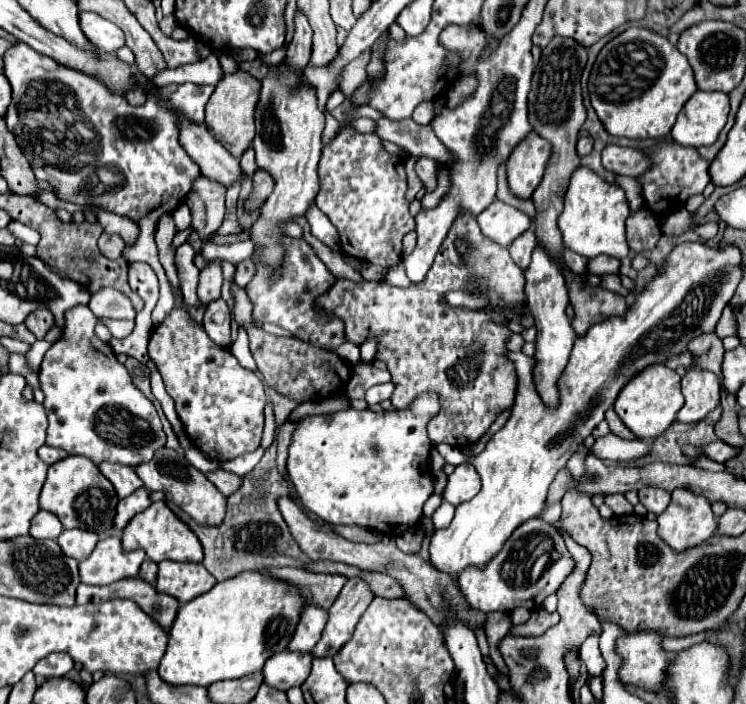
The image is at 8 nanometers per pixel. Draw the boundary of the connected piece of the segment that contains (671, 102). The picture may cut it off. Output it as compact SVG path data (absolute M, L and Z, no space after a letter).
M629 27L615 39L611 39L595 59L591 77L589 77L589 95L595 113L599 115L605 129L615 137L629 137L629 139L661 139L667 137L675 125L675 119L689 97L697 91L693 81L693 71L685 59L671 45L663 35L643 29L643 27Z

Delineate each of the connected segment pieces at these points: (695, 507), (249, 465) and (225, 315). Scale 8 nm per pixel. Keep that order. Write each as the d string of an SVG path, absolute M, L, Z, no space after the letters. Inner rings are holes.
M675 489L671 493L669 507L657 517L659 521L659 537L677 553L685 549L693 549L701 543L705 543L715 531L717 531L717 519L711 511L711 503L705 497L697 497L689 489Z
M257 449L253 453L247 453L247 455L237 457L235 461L227 461L225 465L221 463L221 467L223 469L229 469L229 471L233 471L233 473L237 473L237 475L243 477L243 475L247 475L247 473L253 471L253 467L259 463L261 457L263 457L263 449Z
M217 299L217 301L211 301L207 305L207 311L205 311L205 319L203 319L203 327L207 331L207 335L221 347L227 347L229 341L231 341L231 333L229 333L229 327L231 327L231 313L229 313L229 305L223 301L223 299Z

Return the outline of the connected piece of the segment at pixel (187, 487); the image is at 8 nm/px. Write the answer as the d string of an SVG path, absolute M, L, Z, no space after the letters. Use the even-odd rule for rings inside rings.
M165 447L161 451L157 451L157 455L151 461L135 467L135 473L143 481L145 489L163 491L165 497L167 499L171 497L171 501L177 507L181 507L195 523L205 525L205 527L213 527L213 525L221 525L221 521L225 519L225 513L227 513L225 495L201 471L197 471L183 455L175 453L173 449Z

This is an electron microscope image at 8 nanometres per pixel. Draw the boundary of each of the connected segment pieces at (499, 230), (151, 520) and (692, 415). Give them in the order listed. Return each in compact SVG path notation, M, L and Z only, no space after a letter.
M495 199L485 209L485 213L477 215L477 223L481 227L481 233L501 247L509 247L517 235L525 233L531 227L531 219L523 211L499 199Z
M157 501L151 503L145 511L141 511L139 515L135 515L123 529L121 535L121 543L125 551L135 551L135 549L143 549L147 553L147 557L155 563L169 559L169 561L177 562L202 562L203 547L197 541L195 533L183 523L179 521L173 511L165 505L165 501Z
M689 369L683 377L685 405L677 413L681 423L699 423L719 407L719 379L715 373Z

